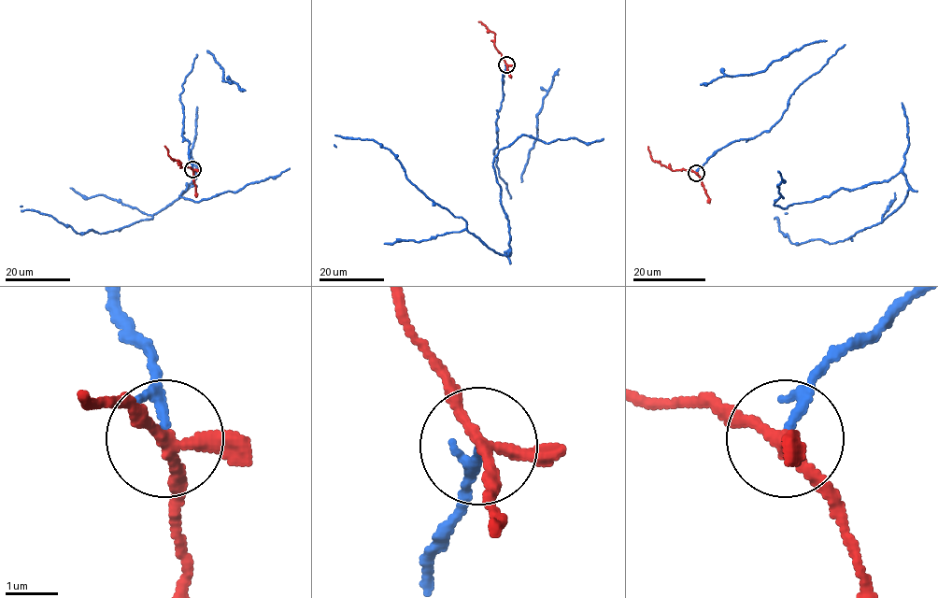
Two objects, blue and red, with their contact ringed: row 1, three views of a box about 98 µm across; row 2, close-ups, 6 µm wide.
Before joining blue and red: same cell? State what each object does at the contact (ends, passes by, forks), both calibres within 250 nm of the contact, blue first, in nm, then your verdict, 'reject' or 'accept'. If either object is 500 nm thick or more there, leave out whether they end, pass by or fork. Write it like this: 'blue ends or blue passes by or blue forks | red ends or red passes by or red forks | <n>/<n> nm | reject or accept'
blue ends | red forks | 190/190 nm | reject

